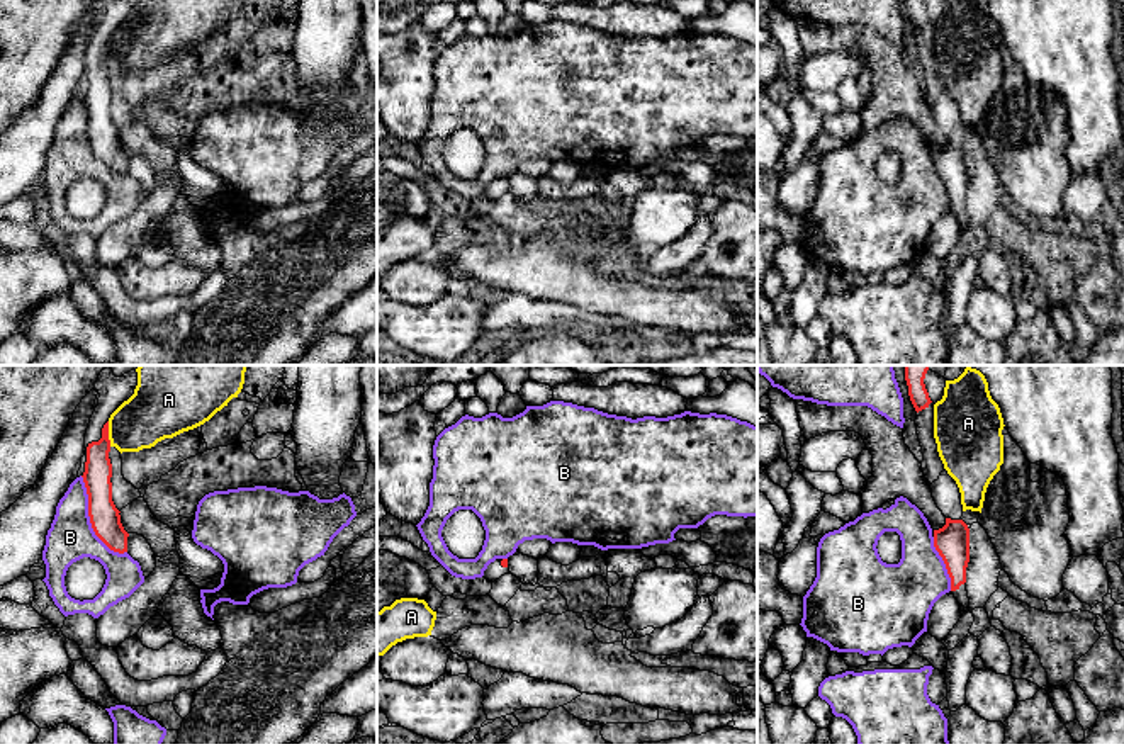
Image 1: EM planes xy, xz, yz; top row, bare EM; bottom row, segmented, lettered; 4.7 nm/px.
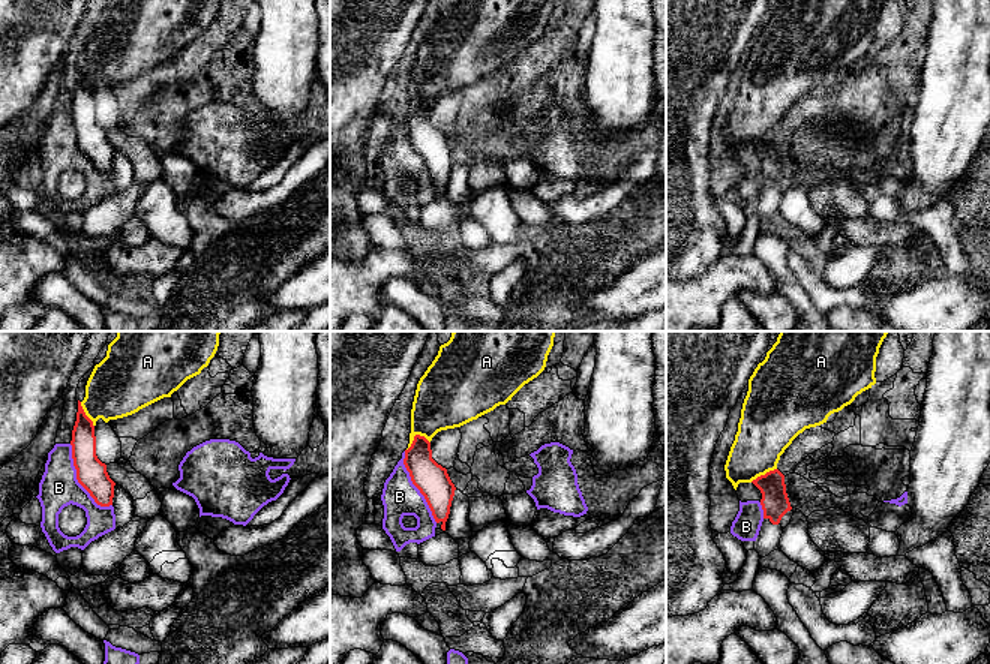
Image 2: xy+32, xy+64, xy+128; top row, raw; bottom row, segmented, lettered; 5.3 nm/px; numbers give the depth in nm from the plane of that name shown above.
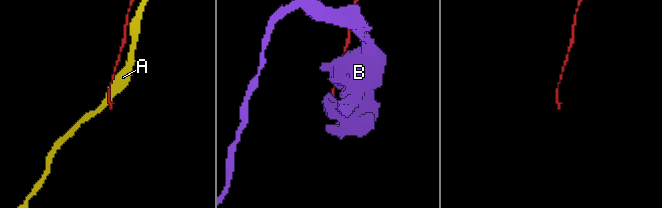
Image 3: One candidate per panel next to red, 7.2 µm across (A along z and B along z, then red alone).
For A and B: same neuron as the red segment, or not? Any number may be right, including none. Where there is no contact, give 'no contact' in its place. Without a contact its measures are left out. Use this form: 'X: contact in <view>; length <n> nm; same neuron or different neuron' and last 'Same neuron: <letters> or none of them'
A: contact in xy; length 120 nm; different neuron
B: contact in xy; length 420 nm; different neuron
Same neuron: none of them

